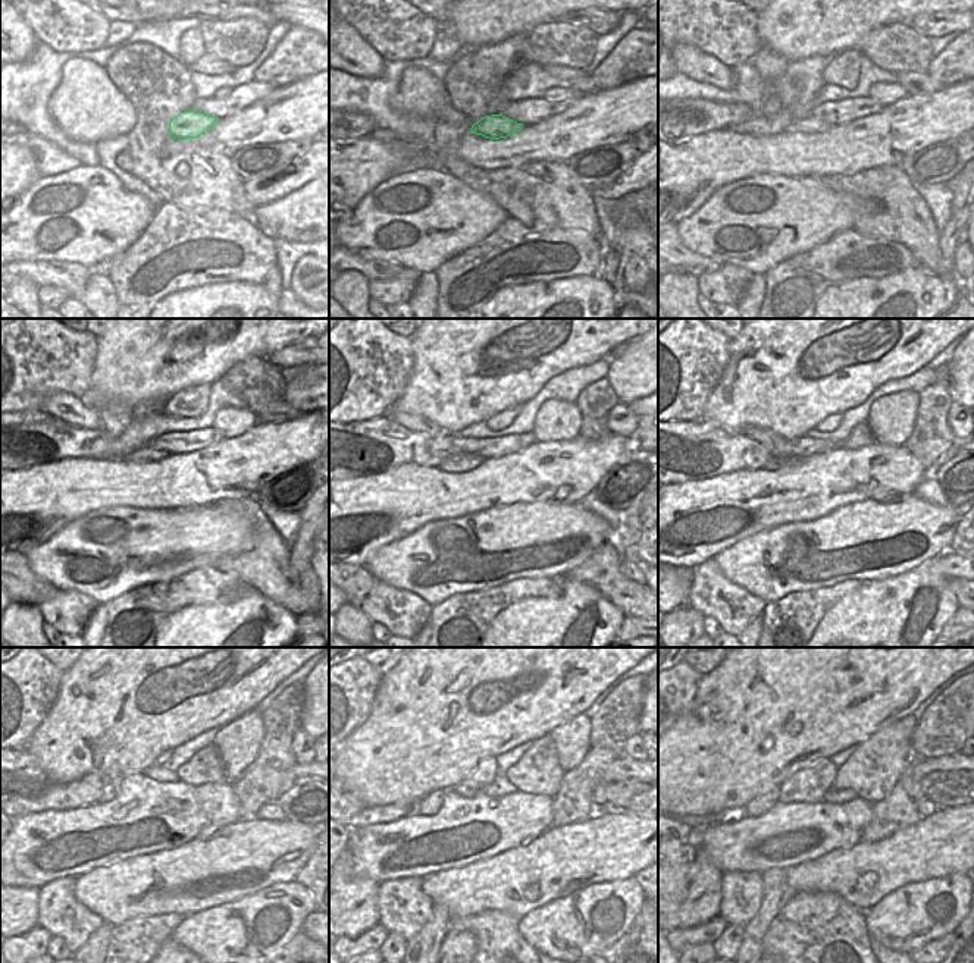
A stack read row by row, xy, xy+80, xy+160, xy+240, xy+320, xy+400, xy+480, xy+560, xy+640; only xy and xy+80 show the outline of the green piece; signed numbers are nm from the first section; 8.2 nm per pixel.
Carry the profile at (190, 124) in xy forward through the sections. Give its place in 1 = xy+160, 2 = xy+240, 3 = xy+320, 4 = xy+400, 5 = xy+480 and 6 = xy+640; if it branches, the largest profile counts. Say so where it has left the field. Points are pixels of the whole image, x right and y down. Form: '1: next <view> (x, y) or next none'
1: next xy+160 (810, 125)
2: next xy+240 (146, 454)
3: next xy+320 (457, 464)
4: next xy+400 (773, 464)
5: next xy+480 (107, 794)
6: next xy+640 (758, 806)

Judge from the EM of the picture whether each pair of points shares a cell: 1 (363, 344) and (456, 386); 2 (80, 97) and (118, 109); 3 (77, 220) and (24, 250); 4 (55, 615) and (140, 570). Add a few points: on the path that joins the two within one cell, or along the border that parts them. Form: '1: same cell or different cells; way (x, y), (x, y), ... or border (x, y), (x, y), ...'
1: different cells; border (410, 338), (413, 370), (404, 389), (397, 397)
2: same cell; way (88, 106), (91, 109), (109, 109)
3: same cell; way (63, 220), (53, 220), (37, 237)
4: different cells; border (60, 590), (83, 592), (97, 604)

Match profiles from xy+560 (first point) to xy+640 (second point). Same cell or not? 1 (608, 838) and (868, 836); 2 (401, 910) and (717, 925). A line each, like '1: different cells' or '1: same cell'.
1: different cells
2: different cells

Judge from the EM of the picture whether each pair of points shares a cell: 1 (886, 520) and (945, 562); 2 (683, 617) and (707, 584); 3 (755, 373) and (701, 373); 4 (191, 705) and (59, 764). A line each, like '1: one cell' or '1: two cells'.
1: two cells
2: two cells
3: two cells
4: one cell

